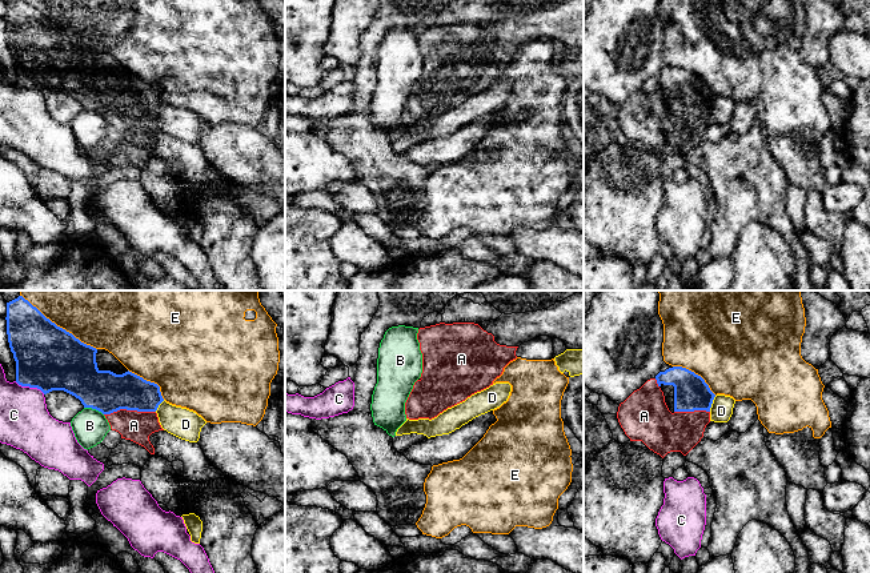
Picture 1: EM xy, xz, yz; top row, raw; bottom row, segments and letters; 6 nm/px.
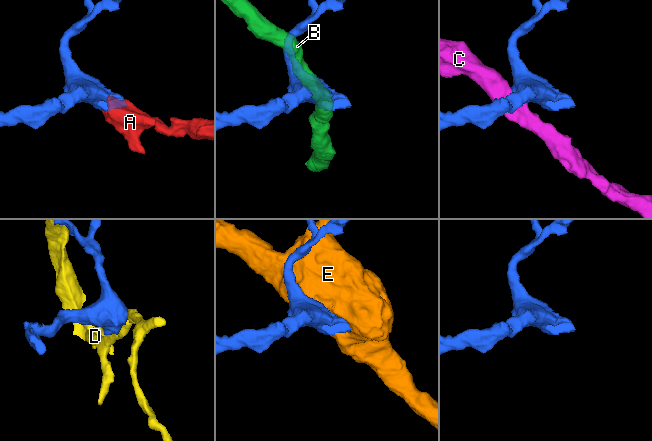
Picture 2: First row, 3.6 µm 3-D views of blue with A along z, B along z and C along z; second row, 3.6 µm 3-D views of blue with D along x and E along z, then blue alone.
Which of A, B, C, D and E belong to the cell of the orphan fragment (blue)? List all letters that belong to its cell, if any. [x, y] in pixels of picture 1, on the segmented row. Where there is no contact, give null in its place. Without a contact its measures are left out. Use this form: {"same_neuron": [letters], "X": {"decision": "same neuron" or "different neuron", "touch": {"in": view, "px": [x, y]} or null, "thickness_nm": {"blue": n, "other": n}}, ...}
{"same_neuron": ["A"], "A": {"decision": "same neuron", "touch": {"in": "xy", "px": [129, 409]}, "thickness_nm": {"blue": 260, "other": 180}}, "B": {"decision": "different neuron", "touch": {"in": "xy", "px": [93, 408]}, "thickness_nm": {"blue": 260, "other": 200}}, "C": {"decision": "different neuron", "touch": {"in": "xy", "px": [29, 387]}, "thickness_nm": {"blue": 400, "other": 320}}, "D": {"decision": "different neuron", "touch": {"in": "yz", "px": [712, 403]}, "thickness_nm": {"blue": 220, "other": 140}}, "E": {"decision": "different neuron", "touch": {"in": "xy", "px": [59, 327]}, "thickness_nm": {"blue": 400, "other": 500}}}

